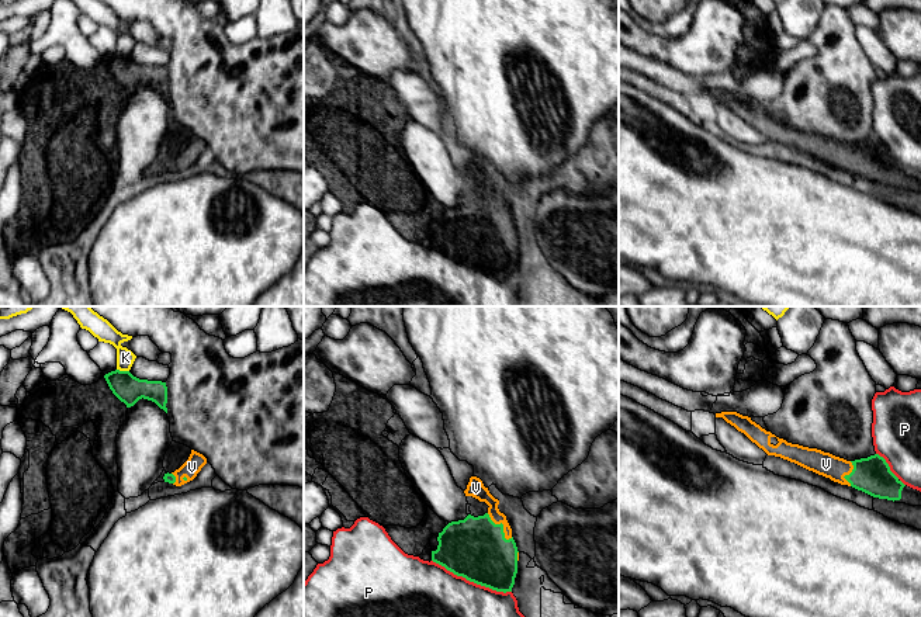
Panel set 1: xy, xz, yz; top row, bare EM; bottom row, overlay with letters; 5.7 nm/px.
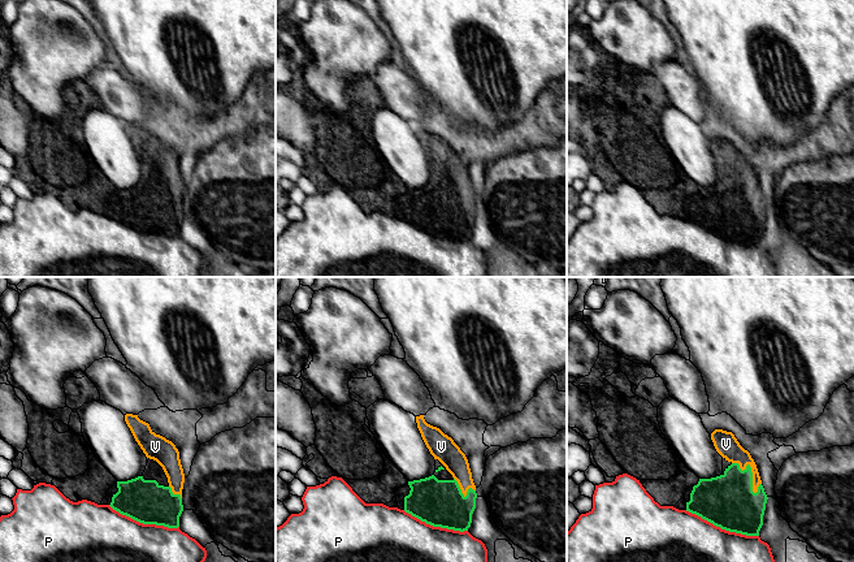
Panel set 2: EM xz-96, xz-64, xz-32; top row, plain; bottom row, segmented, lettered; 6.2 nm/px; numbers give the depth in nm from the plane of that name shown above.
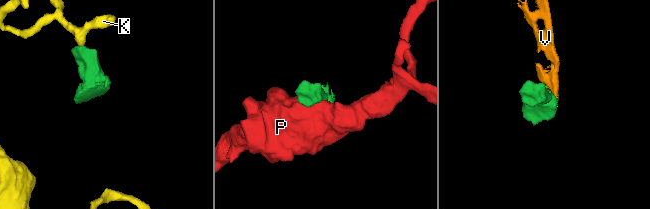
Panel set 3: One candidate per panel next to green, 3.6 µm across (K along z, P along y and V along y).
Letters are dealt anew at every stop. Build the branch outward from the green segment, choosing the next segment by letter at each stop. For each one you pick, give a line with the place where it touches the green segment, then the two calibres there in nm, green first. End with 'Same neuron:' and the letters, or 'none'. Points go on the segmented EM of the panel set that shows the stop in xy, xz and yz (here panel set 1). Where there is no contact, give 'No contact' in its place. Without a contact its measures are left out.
V: Touches green at xz (502, 526). Thickness 360 nm (green) against 90 nm
Same neuron: V

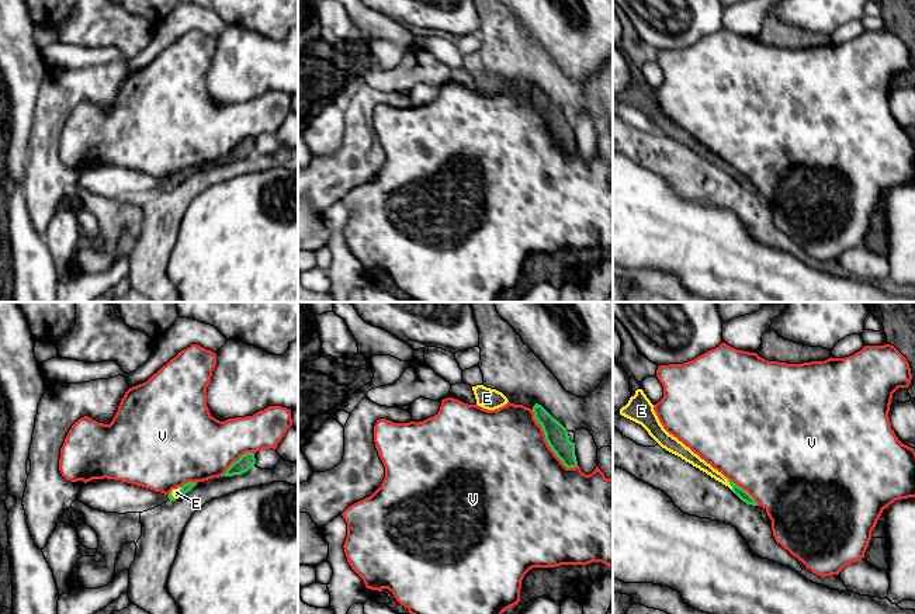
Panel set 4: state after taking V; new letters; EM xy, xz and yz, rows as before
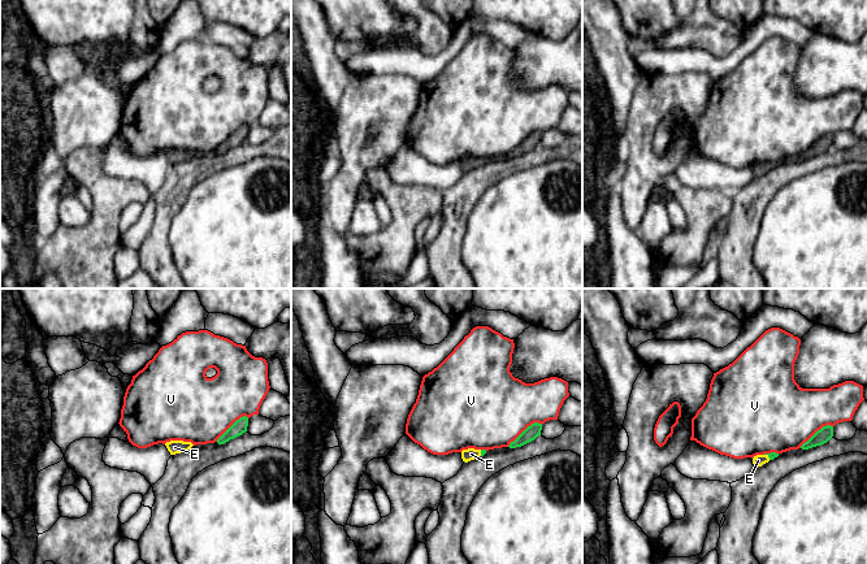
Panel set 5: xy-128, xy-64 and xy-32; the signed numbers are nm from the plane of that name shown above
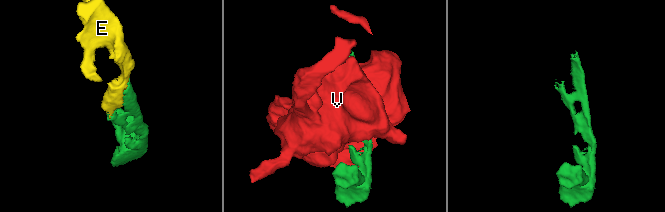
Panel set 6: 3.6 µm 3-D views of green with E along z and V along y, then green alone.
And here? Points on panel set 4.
E: Touches green at yz (730, 484). Thickness 60 nm (green) against 70 nm
Same neuron: E

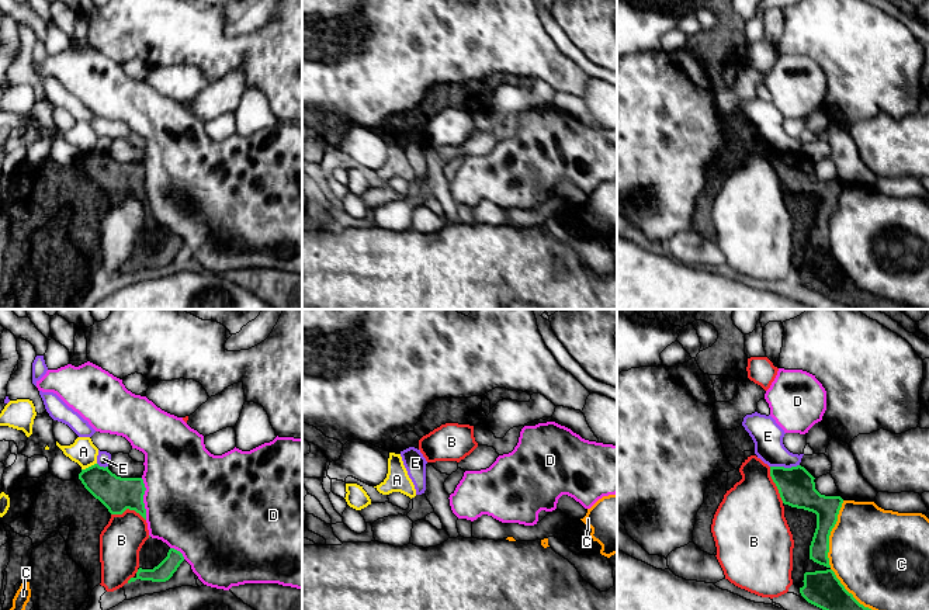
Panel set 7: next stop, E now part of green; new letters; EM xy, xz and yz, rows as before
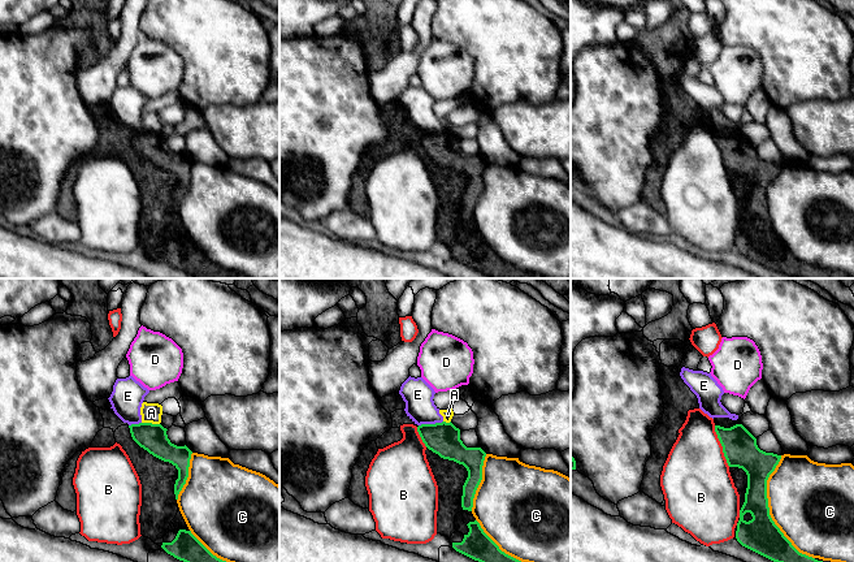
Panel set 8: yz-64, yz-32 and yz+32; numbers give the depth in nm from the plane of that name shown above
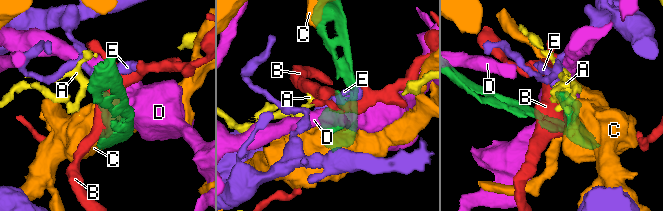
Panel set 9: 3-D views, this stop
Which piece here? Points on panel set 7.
Same neuron: none

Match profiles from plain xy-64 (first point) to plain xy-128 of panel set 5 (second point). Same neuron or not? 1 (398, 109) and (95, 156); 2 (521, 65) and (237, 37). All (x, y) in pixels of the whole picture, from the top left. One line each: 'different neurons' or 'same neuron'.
1: different neurons
2: different neurons

